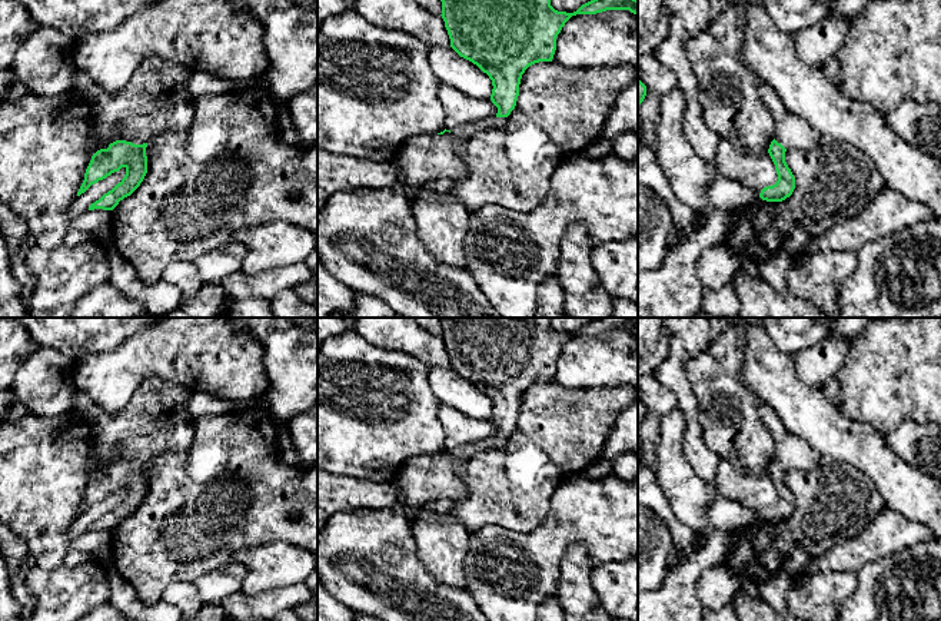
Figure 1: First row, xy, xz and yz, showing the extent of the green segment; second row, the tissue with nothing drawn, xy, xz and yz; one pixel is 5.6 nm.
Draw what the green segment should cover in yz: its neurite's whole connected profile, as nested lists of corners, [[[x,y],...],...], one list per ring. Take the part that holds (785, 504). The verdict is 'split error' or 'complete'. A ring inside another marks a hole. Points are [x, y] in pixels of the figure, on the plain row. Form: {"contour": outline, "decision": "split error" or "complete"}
{"contour": [[[761,402],[758,415],[775,442],[775,456],[768,474],[778,495],[777,504],[764,508],[759,518],[767,522],[782,522],[795,509],[795,498],[785,482],[785,472],[789,468],[801,471],[814,469],[824,459],[804,438],[789,432],[768,404]]], "decision": "split error"}

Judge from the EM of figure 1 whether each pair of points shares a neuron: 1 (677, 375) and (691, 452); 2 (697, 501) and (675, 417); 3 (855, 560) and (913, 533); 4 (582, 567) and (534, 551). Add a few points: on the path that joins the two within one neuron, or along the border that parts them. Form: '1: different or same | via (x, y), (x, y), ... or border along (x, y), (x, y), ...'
1: same | via (684, 394), (690, 407), (692, 434)
2: same | via (677, 480), (672, 472), (672, 438)
3: same | via (870, 545), (888, 533), (898, 533)
4: different | border along (582, 544), (572, 545), (564, 554), (555, 593)

